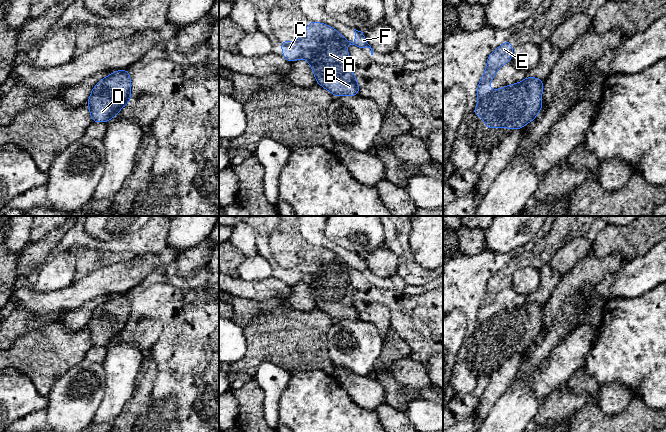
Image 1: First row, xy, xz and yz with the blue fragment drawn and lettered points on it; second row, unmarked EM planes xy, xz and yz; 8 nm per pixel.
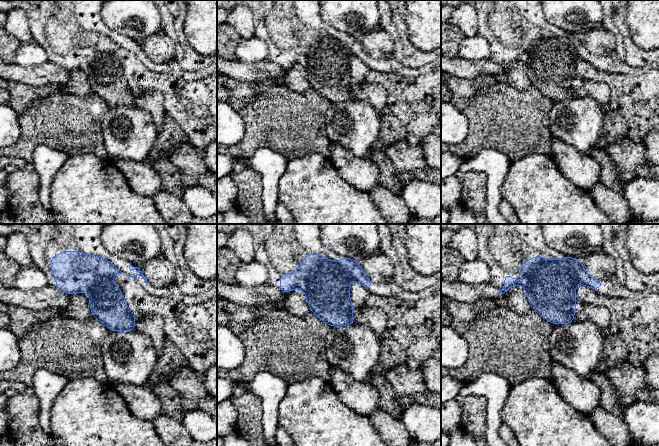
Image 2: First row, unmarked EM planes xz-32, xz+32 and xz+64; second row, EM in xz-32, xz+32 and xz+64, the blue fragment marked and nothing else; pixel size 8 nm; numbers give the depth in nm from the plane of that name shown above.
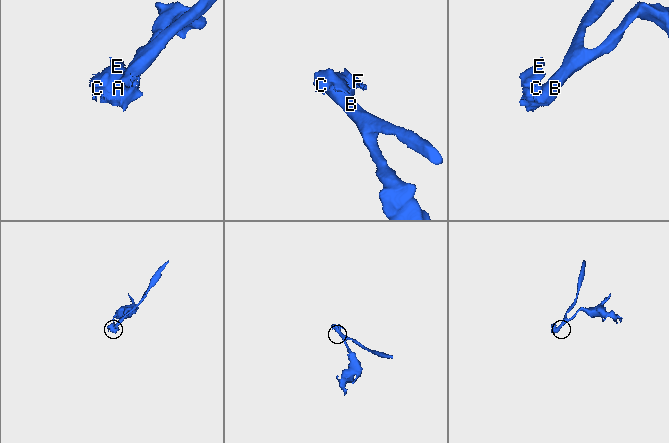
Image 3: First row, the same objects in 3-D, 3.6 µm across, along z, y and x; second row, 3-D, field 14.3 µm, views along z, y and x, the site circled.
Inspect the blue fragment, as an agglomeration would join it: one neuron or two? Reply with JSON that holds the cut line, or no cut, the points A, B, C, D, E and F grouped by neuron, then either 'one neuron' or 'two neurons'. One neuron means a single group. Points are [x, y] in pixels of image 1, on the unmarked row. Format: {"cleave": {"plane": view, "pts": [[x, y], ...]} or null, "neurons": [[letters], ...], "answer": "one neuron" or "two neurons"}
{"cleave": null, "neurons": [["A", "B", "C", "D", "E", "F"]], "answer": "one neuron"}

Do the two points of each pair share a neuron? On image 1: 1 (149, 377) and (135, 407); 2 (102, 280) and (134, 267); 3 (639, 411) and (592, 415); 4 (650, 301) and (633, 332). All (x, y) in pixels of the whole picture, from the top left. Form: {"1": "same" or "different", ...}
{"1": "same", "2": "same", "3": "same", "4": "same"}

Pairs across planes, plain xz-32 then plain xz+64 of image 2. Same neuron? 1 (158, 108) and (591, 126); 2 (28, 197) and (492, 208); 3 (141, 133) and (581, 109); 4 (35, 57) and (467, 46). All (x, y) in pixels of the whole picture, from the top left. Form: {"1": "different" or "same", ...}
{"1": "different", "2": "different", "3": "same", "4": "same"}

